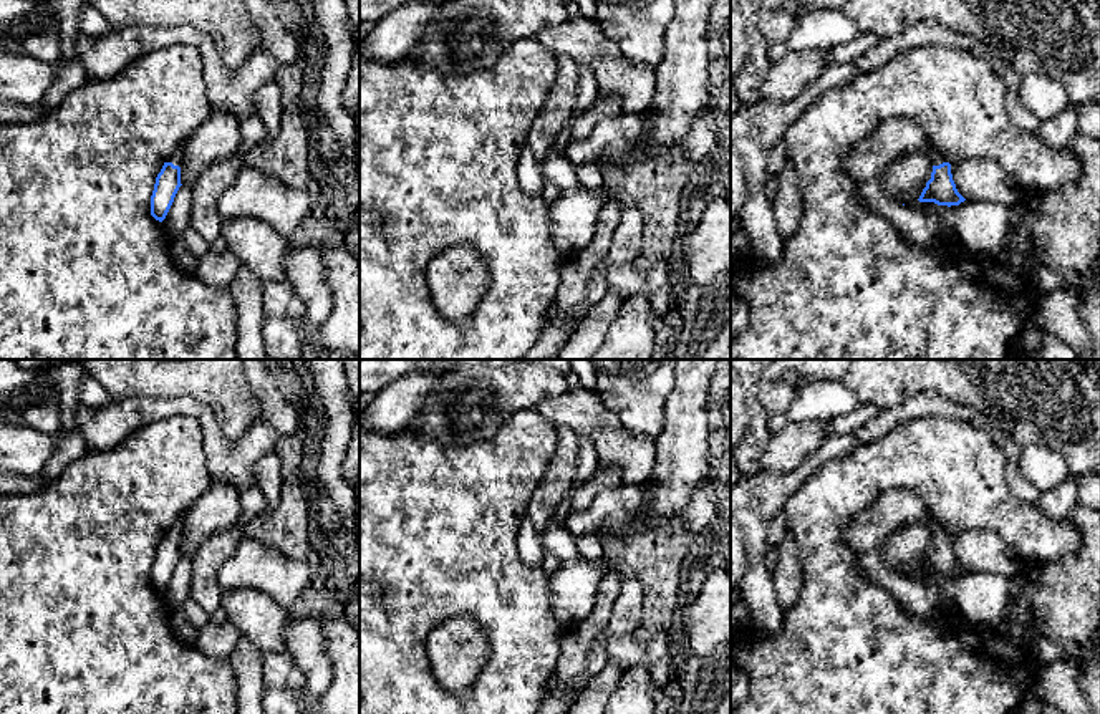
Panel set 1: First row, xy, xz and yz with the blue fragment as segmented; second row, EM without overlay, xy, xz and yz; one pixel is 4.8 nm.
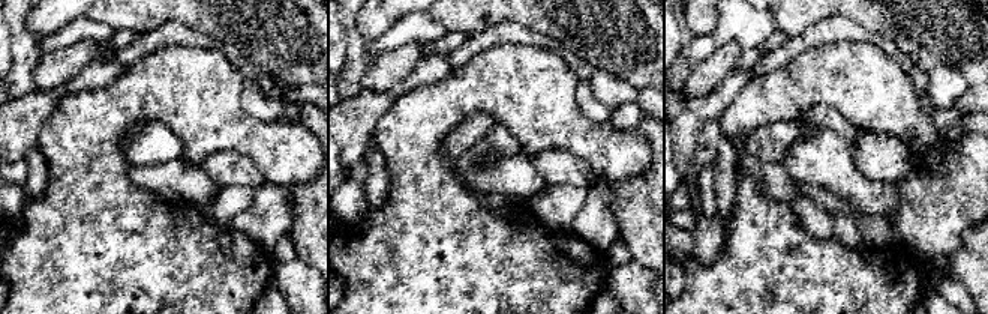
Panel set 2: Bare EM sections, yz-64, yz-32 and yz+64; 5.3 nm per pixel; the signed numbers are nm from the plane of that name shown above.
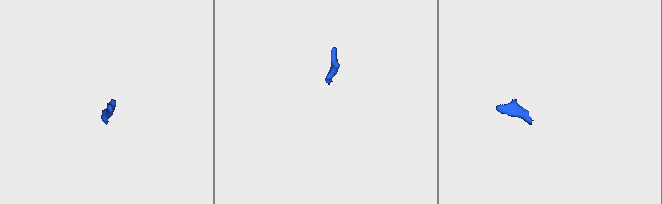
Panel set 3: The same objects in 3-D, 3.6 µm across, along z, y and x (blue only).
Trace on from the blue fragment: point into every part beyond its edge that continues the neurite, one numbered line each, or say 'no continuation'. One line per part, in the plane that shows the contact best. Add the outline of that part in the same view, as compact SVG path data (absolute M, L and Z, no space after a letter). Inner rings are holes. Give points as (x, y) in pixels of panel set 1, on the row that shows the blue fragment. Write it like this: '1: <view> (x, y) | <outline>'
1: yz (868, 156) | M893 118L883 121L873 133L860 139L848 151L845 166L856 181L868 181L896 156L919 147L929 149L933 166L948 162L919 124L908 118Z

